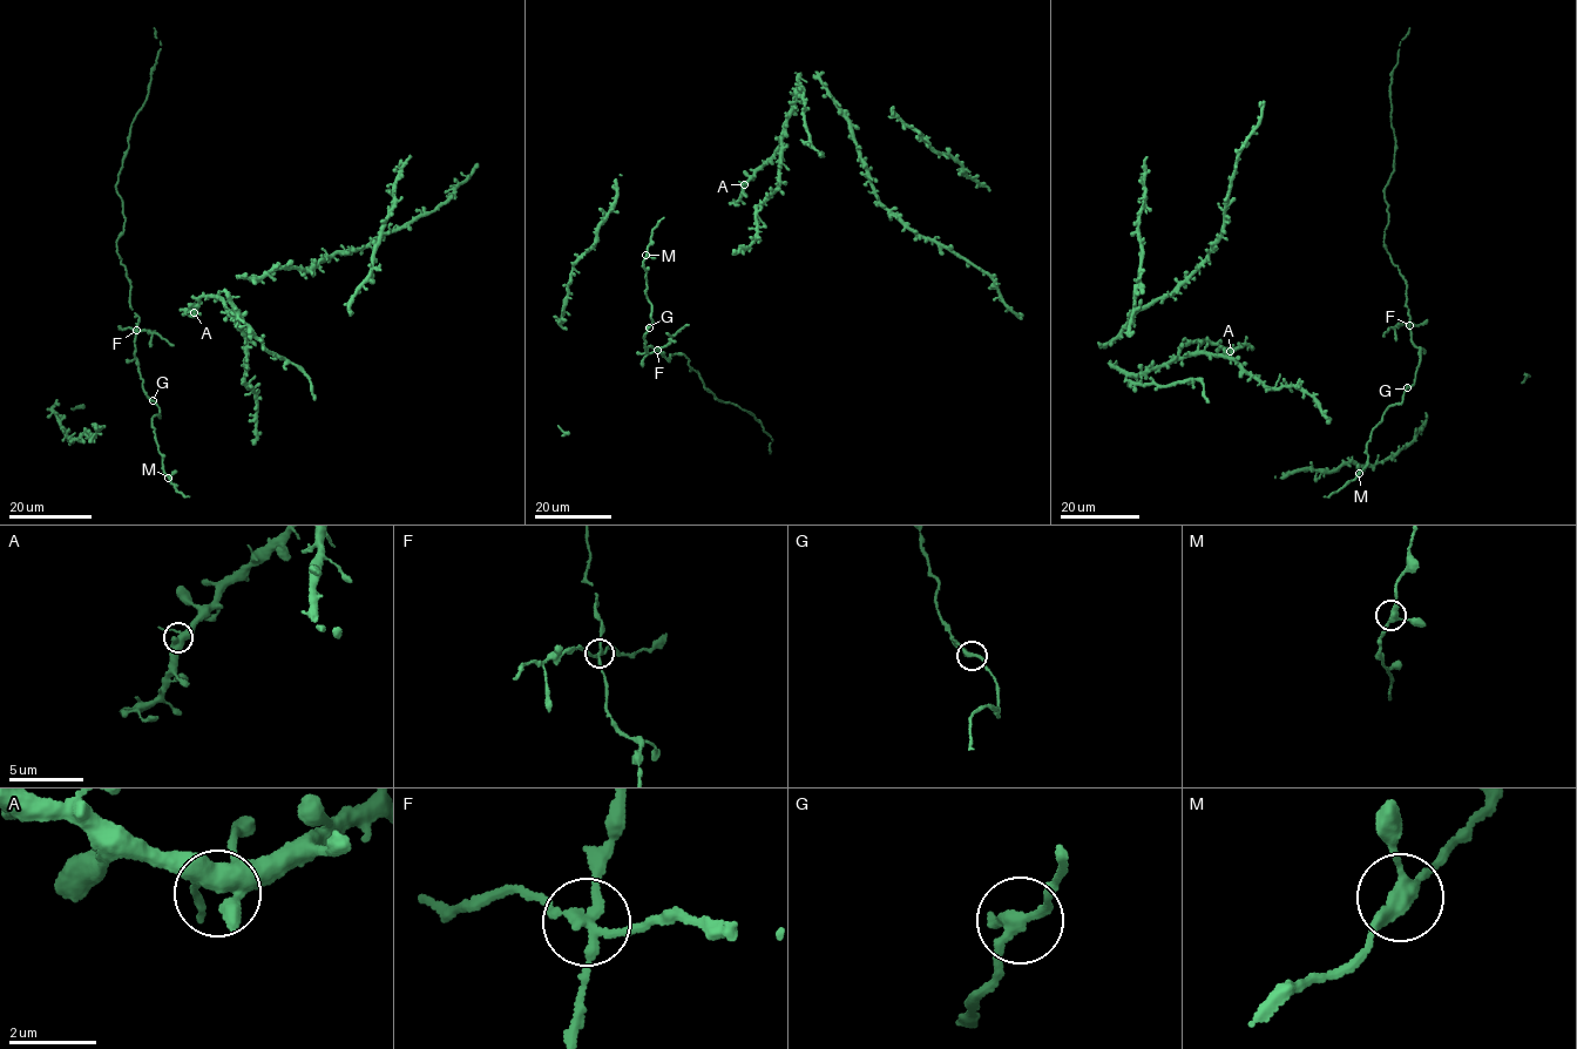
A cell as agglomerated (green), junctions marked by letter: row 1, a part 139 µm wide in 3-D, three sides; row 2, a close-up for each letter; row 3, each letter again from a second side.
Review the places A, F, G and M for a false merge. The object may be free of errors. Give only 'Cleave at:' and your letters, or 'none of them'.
Cleave at: F

